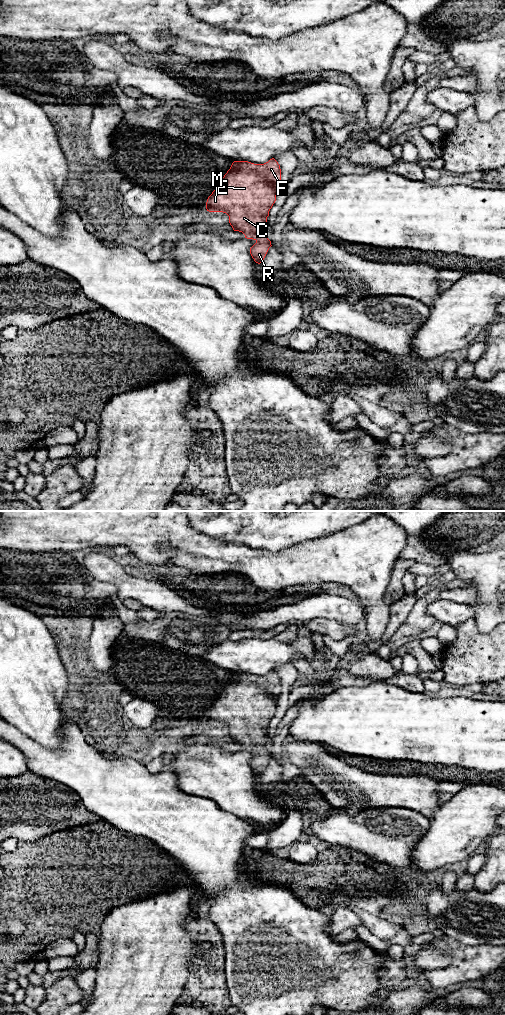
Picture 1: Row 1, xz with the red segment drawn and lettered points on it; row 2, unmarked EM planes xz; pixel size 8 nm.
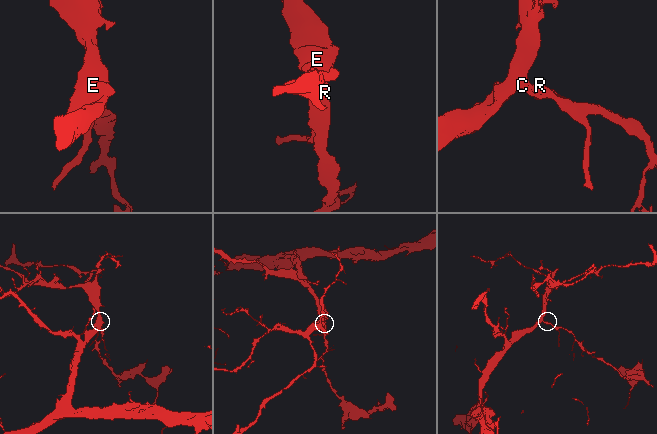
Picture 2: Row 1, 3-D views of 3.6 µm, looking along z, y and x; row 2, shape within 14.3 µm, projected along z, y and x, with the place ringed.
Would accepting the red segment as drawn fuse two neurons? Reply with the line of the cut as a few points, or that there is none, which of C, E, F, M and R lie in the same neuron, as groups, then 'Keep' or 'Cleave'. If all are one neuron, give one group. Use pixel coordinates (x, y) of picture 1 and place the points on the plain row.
No split. Groups: C E F M R. Keep

